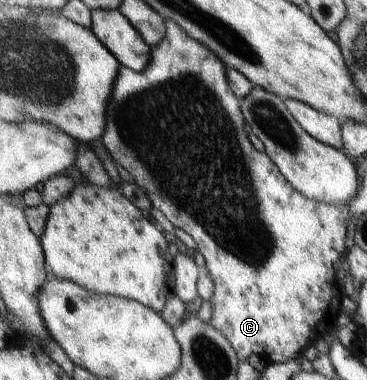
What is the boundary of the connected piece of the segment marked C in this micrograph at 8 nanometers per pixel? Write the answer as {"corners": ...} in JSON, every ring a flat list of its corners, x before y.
{"corners":[[165,20,165,35,160,44,150,50,149,62,142,72,136,72,126,66,118,68,118,76,112,84,112,96,108,100,106,112,108,124,104,126,104,134,100,136,105,149,113,160,130,172,132,180,158,208,175,228,180,228,192,236,198,252,204,256,206,268,214,283,211,298,212,317,209,321,216,330,220,330,230,342,239,361,247,361,252,355,264,358,266,362,286,362,292,356,302,355,306,349,331,333,337,326,340,314,342,290,336,282,334,262,341,261,347,254,346,227,350,220,349,206,346,204,324,204,316,202,300,194,280,172,279,167,270,160,265,150,259,151,249,139,244,129,245,120,239,107,239,98,231,91,226,78,226,67,214,52,204,48,200,42,192,40,183,28,174,20]]}

